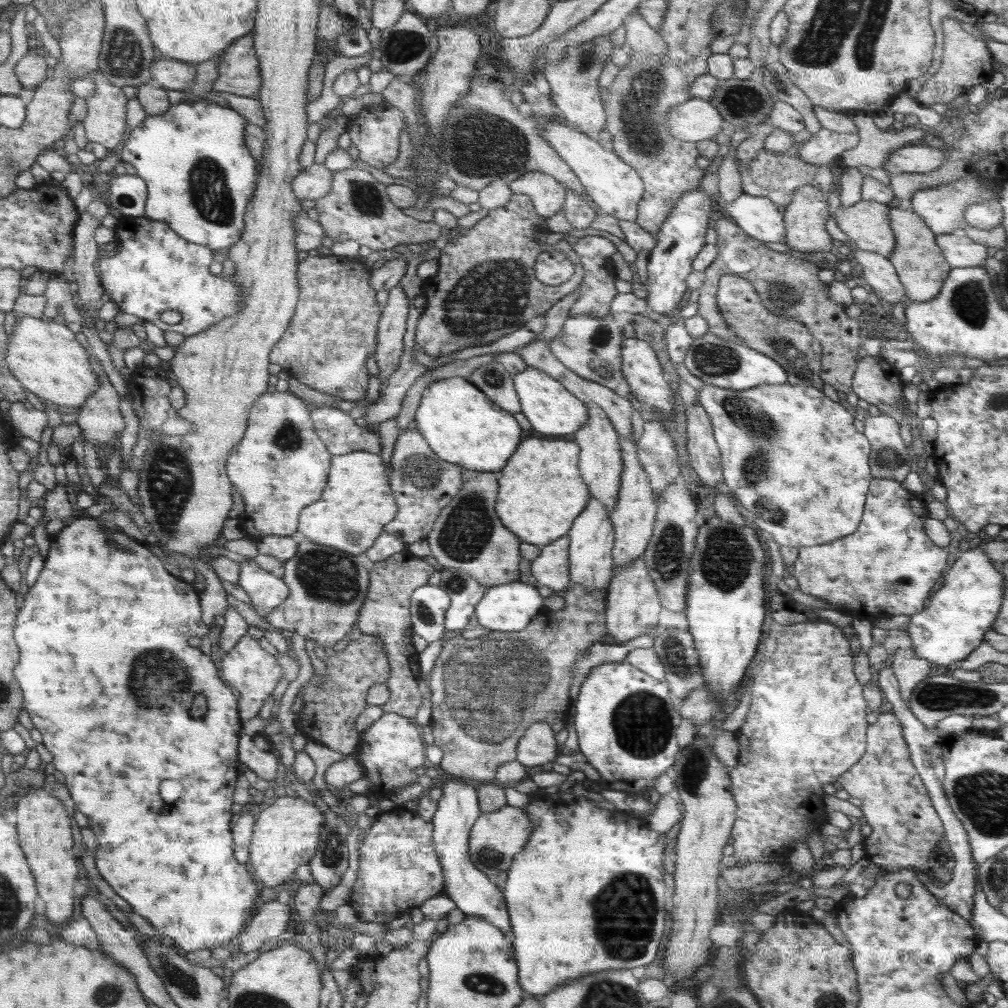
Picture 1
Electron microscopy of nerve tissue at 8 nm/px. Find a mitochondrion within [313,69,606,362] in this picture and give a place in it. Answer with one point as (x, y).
(491, 296)

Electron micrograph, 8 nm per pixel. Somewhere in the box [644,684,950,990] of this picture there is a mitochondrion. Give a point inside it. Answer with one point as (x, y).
(696, 767)

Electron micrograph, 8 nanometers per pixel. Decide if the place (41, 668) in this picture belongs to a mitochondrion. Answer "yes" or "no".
no

